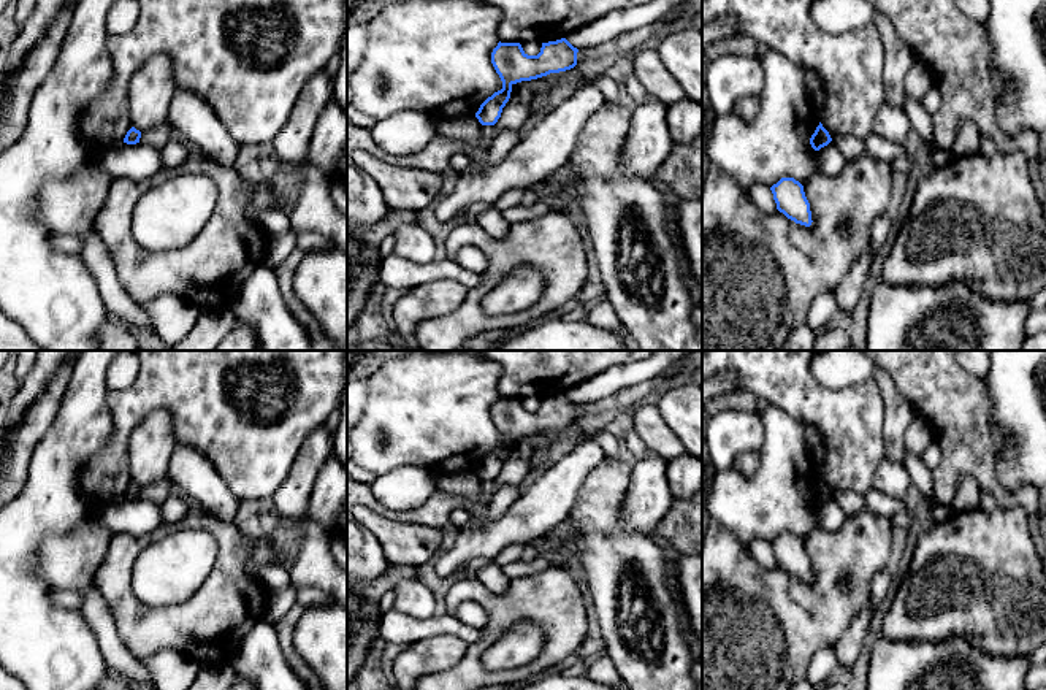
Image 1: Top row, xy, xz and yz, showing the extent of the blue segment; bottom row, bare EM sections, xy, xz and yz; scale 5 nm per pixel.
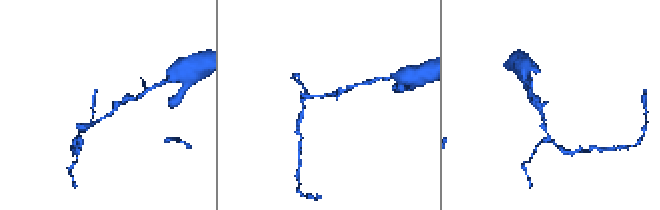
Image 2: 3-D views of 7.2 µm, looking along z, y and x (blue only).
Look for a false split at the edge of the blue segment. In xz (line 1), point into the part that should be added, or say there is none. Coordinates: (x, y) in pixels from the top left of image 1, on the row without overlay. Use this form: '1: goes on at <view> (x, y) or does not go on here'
1: does not go on here

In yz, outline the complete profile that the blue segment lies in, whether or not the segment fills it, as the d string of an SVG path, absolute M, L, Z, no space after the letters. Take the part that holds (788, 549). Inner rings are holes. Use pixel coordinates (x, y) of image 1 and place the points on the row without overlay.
M781 533L770 542L777 565L796 579L810 582L811 566L804 541L794 533Z

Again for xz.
M566 393L542 398L537 411L528 411L520 398L498 398L491 419L502 436L502 444L488 452L475 468L482 481L494 481L510 454L512 441L550 428L571 425L577 420L577 408Z

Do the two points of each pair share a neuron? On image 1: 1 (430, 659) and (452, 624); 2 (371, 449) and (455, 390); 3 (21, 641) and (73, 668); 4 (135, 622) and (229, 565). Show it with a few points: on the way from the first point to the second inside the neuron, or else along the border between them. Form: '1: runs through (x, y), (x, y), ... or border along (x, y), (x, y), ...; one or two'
1: border along (468, 643), (452, 635), (433, 635), (409, 644); two
2: runs through (392, 448), (430, 410), (435, 410); one
3: runs through (34, 641), (48, 647), (61, 660); one
4: runs through (162, 622), (184, 622), (214, 592); one

